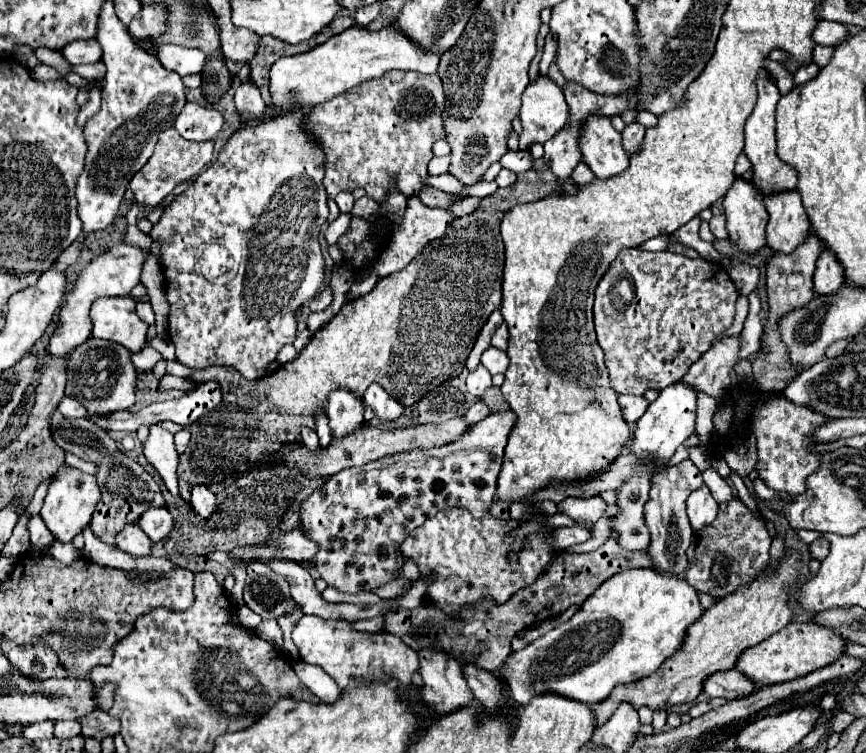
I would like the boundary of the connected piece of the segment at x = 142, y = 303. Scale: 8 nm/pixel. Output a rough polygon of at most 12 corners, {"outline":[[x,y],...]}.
{"outline":[[137,300],[137,316],[147,324],[155,322],[151,304]]}

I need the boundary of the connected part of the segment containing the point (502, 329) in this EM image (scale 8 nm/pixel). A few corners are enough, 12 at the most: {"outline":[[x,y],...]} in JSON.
{"outline":[[505,324],[495,330],[491,344],[507,350],[509,330]]}

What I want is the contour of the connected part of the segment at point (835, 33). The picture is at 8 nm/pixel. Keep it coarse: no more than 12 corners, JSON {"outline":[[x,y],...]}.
{"outline":[[821,20],[813,40],[821,46],[837,46],[849,38],[839,22]]}

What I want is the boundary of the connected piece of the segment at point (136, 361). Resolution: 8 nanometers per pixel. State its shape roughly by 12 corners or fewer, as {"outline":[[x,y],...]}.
{"outline":[[149,344],[132,355],[137,370],[153,369],[164,358]]}

